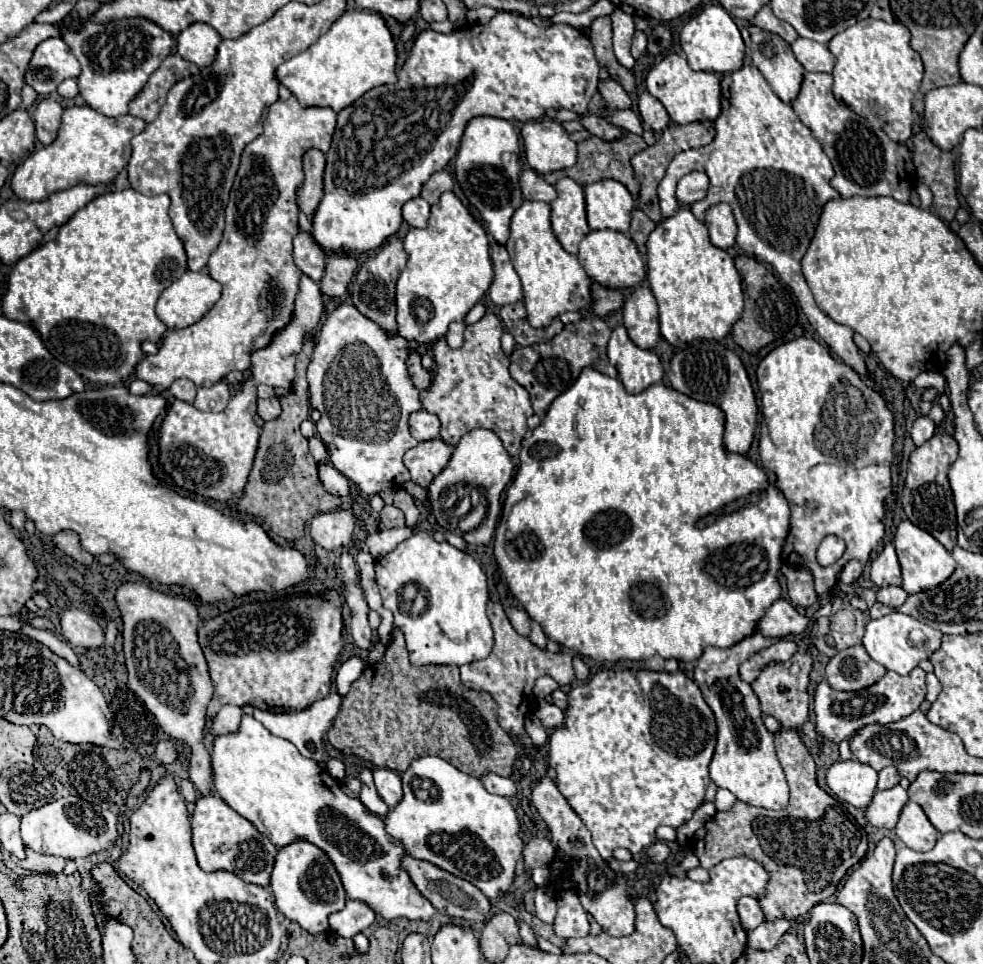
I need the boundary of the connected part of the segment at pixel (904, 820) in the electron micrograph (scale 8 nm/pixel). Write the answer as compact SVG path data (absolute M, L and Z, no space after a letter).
M907 801L895 825L895 835L909 849L929 851L935 845L939 831L929 823L927 815L915 801Z

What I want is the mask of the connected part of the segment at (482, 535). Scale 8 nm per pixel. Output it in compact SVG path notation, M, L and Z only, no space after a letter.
M473 429L473 431L469 431L455 445L455 451L453 451L447 467L429 485L431 505L435 509L437 519L439 519L439 495L441 495L443 489L447 489L449 485L455 485L455 483L467 483L471 487L481 487L481 489L485 489L489 507L487 507L485 521L479 525L479 535L475 535L475 539L471 539L471 543L475 543L475 541L479 541L477 545L489 543L489 539L493 537L495 525L497 525L497 517L501 513L501 495L503 495L503 489L513 479L513 471L515 471L515 465L513 465L509 453L505 451L505 447L501 445L499 437L493 431L489 431L489 429Z

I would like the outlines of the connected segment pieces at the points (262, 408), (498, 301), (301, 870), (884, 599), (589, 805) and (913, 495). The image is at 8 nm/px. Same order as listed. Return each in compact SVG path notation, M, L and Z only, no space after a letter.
M273 397L273 399L257 399L257 415L263 421L271 421L271 419L279 417L279 413L281 413L281 405L279 405L277 397Z
M491 243L491 261L493 261L493 283L489 287L489 297L495 305L509 305L523 299L523 287L521 279L515 273L511 259L507 255L507 249L499 243Z
M293 841L293 845L279 849L271 873L271 889L279 913L299 923L313 935L329 931L329 915L341 911L347 901L341 875L337 873L333 861L329 861L325 851L317 849L317 845L309 845L309 841Z
M887 585L885 589L877 591L877 601L883 605L889 605L893 609L897 609L899 605L903 605L907 599L907 591L899 585Z
M623 669L623 671L599 671L589 683L577 685L569 691L569 707L565 709L565 723L563 727L557 727L549 735L549 765L559 773L559 791L571 805L571 809L579 815L583 825L591 831L593 835L593 845L601 853L601 857L607 861L613 857L615 847L625 847L633 855L641 853L655 841L655 829L659 825L669 825L669 827L679 827L685 821L691 819L693 811L703 803L705 799L705 789L709 785L709 761L713 757L715 749L715 717L711 717L711 709L705 703L699 687L695 685L693 679L689 679L683 671L667 673L667 671L633 671L633 669Z
M935 433L927 443L915 447L909 459L907 479L905 479L905 491L903 491L903 509L911 523L917 527L929 531L935 539L945 545L945 549L953 549L957 543L957 521L955 521L955 505L953 505L953 493L949 487L947 471L951 463L957 459L959 445L957 441L947 433Z

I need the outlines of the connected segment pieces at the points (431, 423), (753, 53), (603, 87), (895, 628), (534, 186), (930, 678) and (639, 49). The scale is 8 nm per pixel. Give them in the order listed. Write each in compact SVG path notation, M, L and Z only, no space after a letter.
M421 409L417 413L413 413L409 417L409 429L411 429L411 435L417 439L417 441L429 441L429 439L435 439L439 437L439 427L441 427L441 421L437 415Z
M745 25L741 29L741 35L743 35L743 41L745 41L747 55L753 59L755 67L763 73L763 77L767 79L771 89L779 95L781 101L785 101L785 103L793 101L797 97L801 81L803 81L803 65L795 59L793 51L791 51L791 45L785 39L777 37L775 33L761 31L761 29L753 27L753 25Z
M611 77L599 81L599 93L605 99L607 109L629 109L631 107L631 99L625 93L625 89Z
M891 611L889 615L885 615L881 619L871 619L865 625L863 647L867 649L871 659L881 663L885 669L891 669L899 675L907 675L913 667L919 665L921 659L931 657L939 649L941 637L943 637L941 631L917 621L915 617L903 615L899 611Z
M525 169L521 175L521 187L523 195L529 201L545 201L551 203L557 197L557 191L551 183L547 183L543 177L539 177L533 169Z
M927 673L927 701L933 703L939 693L941 693L941 683L939 683L939 679L935 677L935 673Z
M635 31L633 45L631 45L631 53L633 53L633 57L639 59L639 57L645 53L645 47L647 47L647 33L645 33L645 31Z

